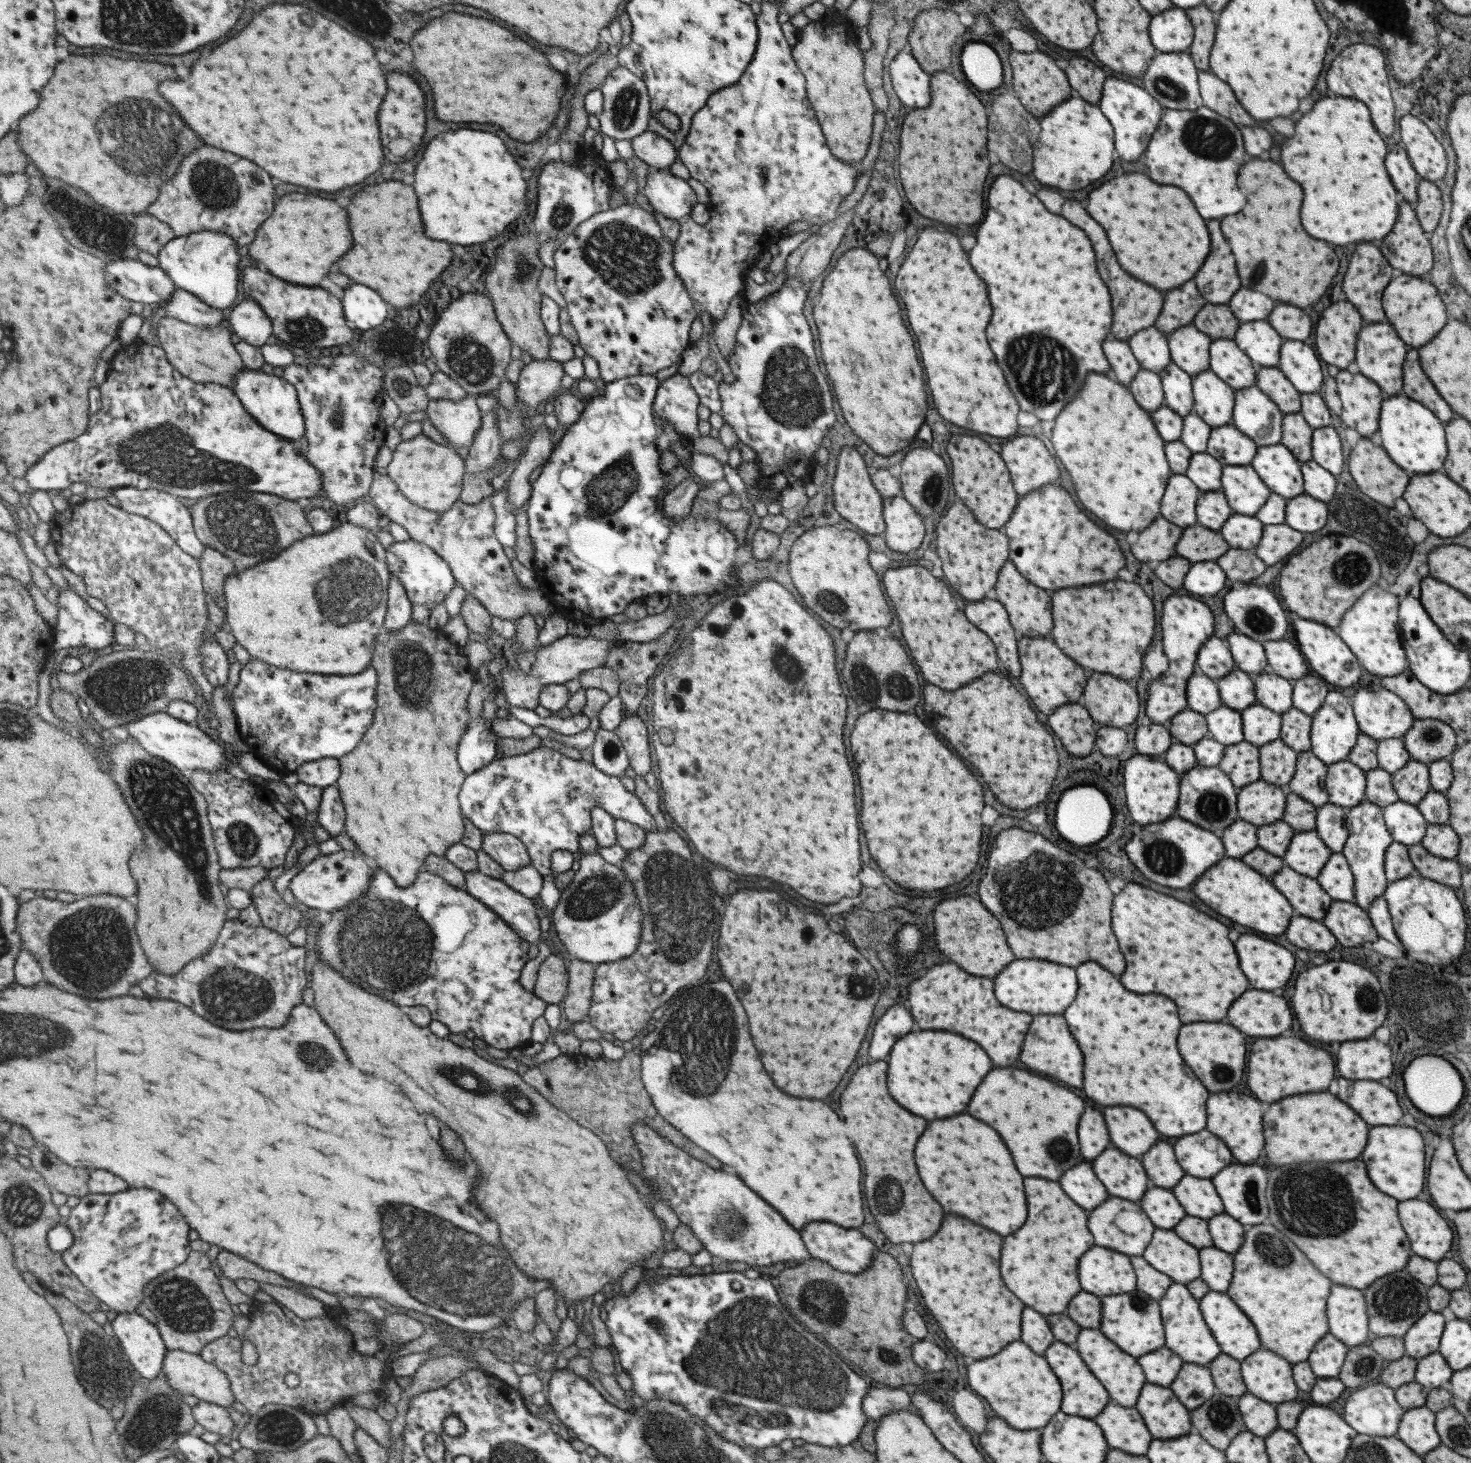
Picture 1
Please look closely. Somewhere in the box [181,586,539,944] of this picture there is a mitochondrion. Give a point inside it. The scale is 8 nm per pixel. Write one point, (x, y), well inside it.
(411, 662)

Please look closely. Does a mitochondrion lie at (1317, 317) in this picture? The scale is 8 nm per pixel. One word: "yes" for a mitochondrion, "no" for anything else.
no

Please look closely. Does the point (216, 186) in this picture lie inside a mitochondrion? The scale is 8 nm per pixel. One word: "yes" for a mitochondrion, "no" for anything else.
yes

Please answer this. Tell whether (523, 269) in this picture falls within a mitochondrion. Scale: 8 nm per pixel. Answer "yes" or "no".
yes

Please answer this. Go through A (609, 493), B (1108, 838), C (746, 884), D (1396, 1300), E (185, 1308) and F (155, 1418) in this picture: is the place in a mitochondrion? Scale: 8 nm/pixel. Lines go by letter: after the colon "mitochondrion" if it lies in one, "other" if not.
A: mitochondrion
B: other
C: other
D: mitochondrion
E: mitochondrion
F: mitochondrion

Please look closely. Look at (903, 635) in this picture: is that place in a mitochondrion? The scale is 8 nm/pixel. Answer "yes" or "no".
no

